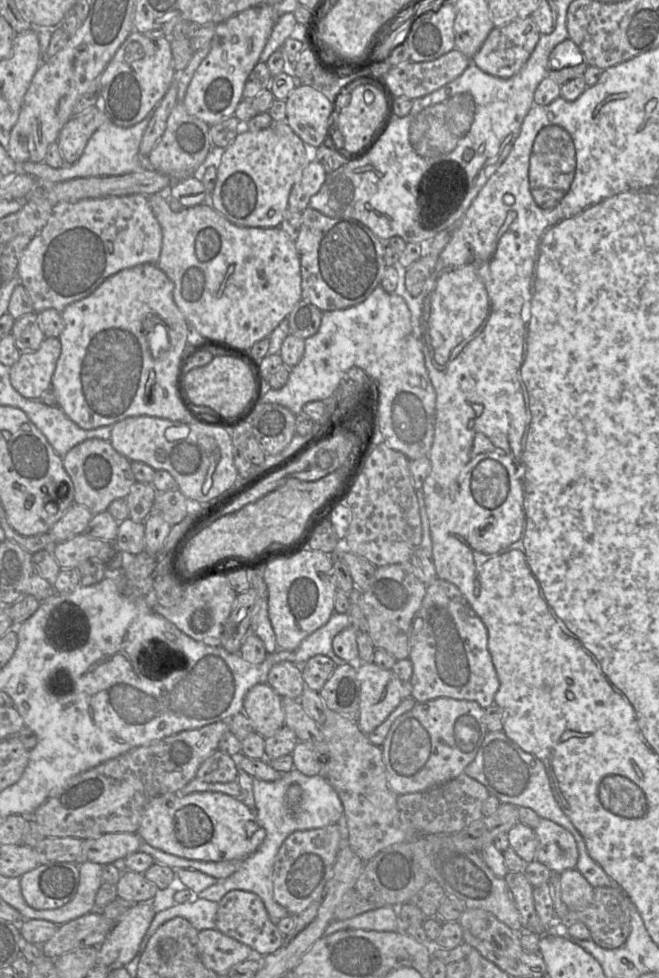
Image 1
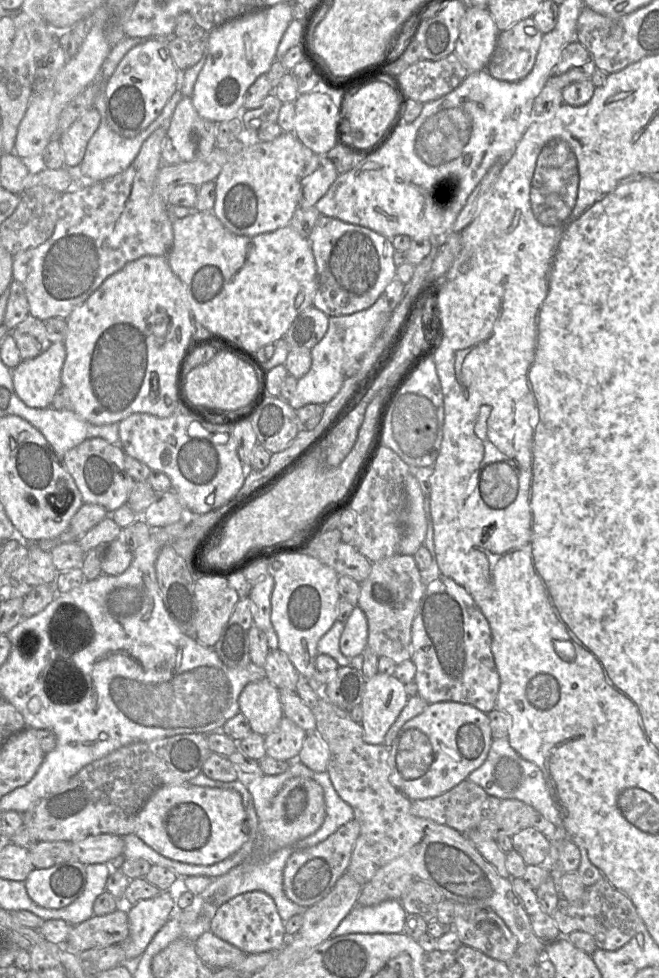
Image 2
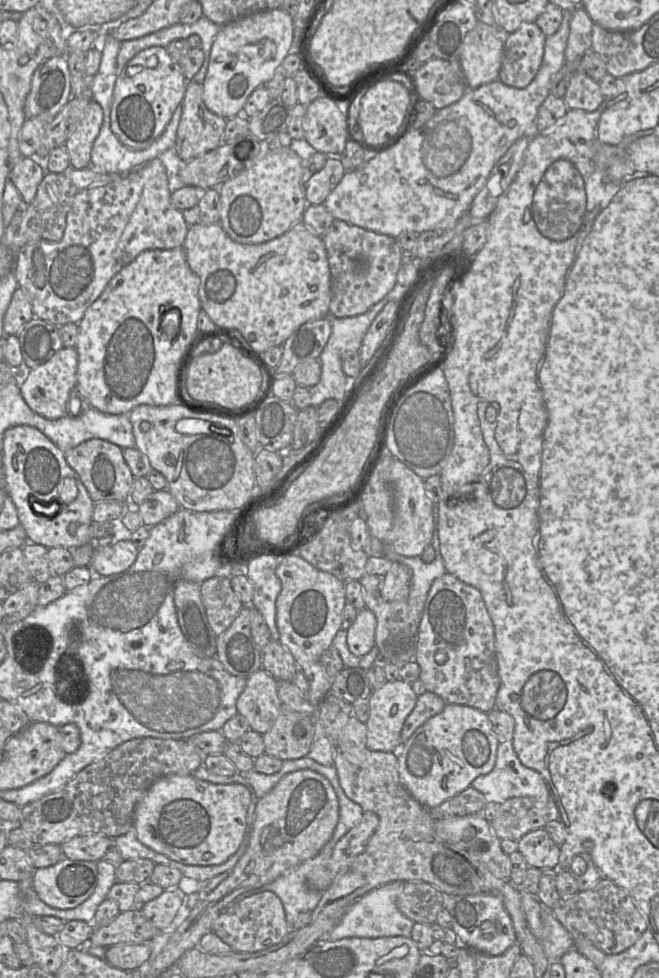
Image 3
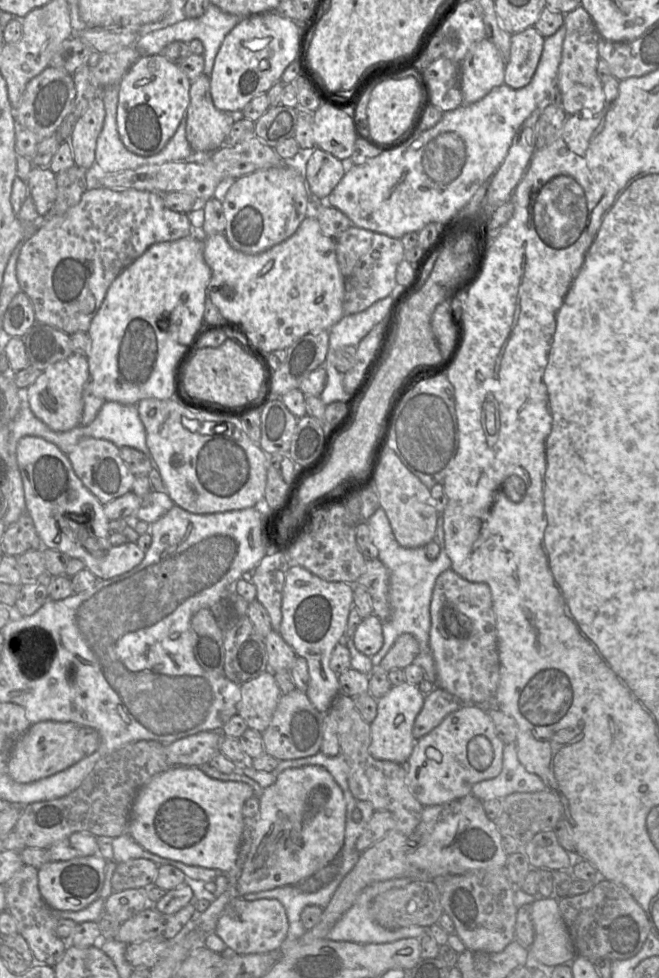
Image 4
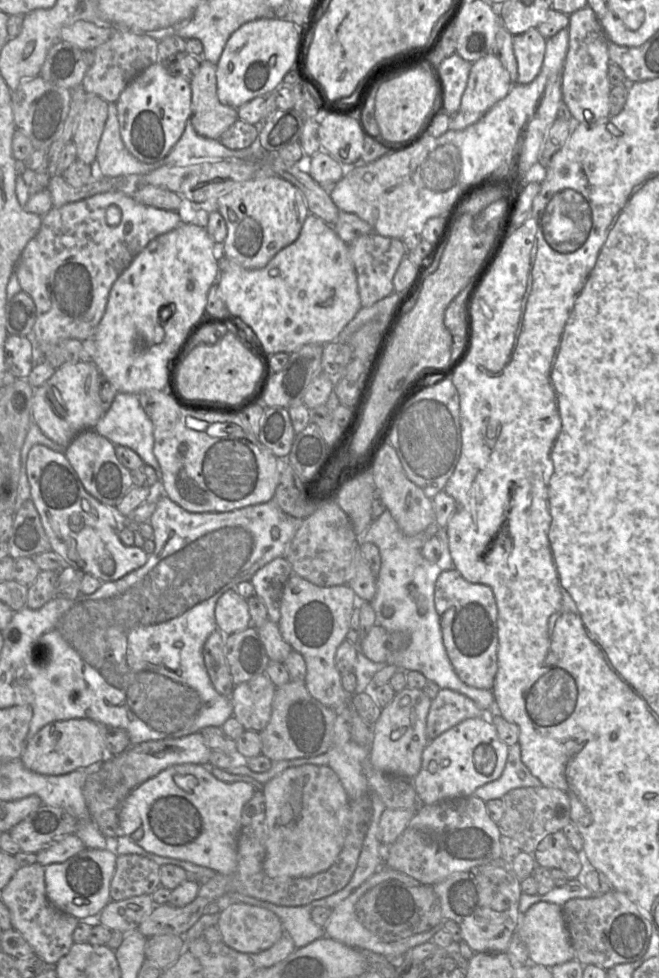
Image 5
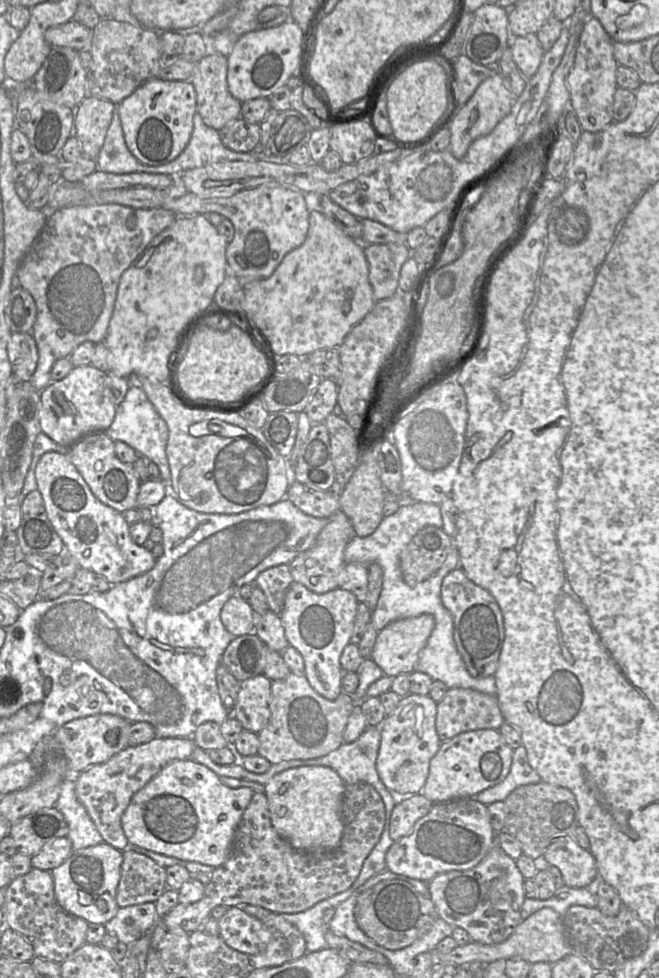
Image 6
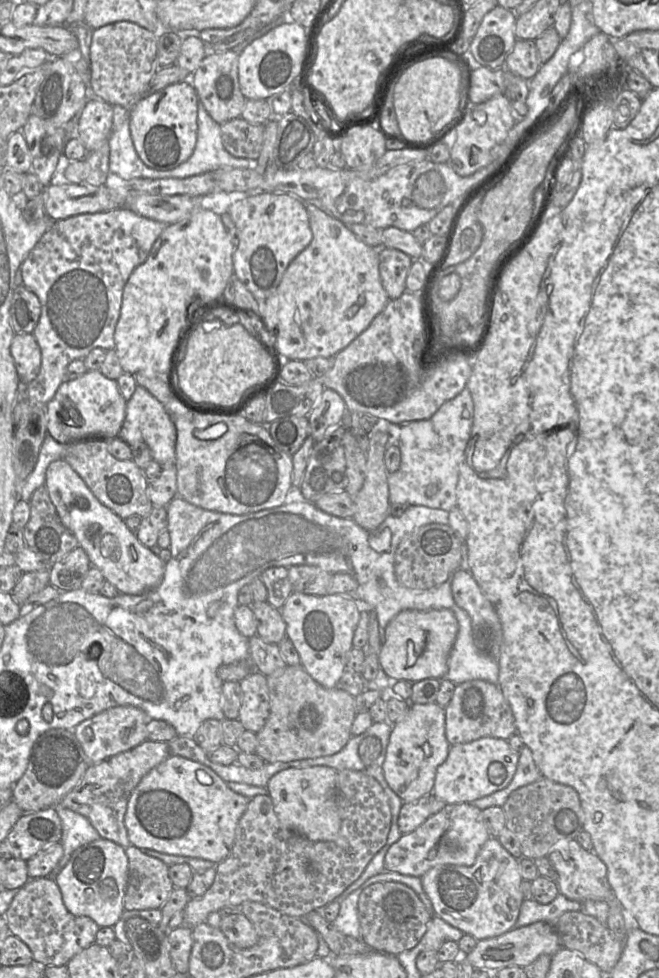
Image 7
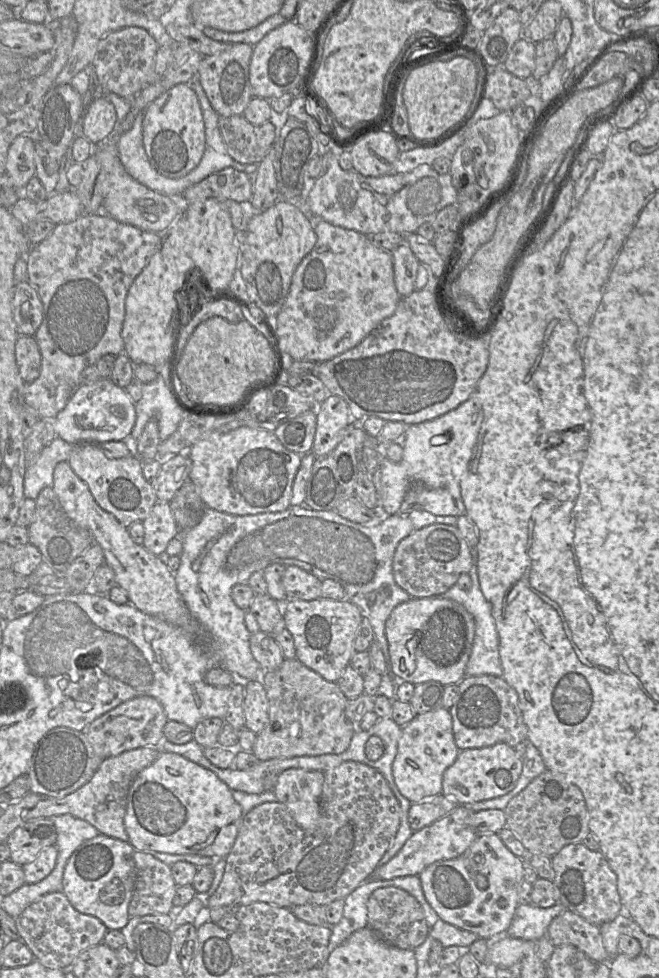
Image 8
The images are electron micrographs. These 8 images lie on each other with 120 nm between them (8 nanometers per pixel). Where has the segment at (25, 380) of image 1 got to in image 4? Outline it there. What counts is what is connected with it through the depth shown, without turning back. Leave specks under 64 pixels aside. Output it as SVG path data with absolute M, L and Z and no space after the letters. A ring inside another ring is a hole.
M73 353L48 366L26 389L31 411L50 429L57 432L68 431L80 425L83 415L83 391L88 380L89 364L86 356Z

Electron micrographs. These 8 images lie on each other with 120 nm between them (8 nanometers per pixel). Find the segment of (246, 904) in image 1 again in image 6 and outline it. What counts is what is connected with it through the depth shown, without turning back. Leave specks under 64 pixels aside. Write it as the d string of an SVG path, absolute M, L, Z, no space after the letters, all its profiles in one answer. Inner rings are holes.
M230 907L218 923L220 937L230 948L242 953L258 955L271 940L268 928L238 907Z

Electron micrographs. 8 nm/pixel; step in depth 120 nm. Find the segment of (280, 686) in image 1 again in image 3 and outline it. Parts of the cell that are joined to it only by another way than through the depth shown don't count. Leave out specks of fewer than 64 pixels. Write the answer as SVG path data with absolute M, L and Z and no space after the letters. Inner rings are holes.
M271 640L263 649L262 669L277 681L292 681L298 666L293 655L279 641Z

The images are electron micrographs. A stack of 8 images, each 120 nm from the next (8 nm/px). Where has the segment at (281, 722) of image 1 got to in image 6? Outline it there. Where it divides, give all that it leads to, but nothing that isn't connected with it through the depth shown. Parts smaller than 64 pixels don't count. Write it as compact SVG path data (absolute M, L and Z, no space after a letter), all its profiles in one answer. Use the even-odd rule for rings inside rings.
M263 674L240 682L232 716L241 723L243 730L258 734L268 724L271 683Z

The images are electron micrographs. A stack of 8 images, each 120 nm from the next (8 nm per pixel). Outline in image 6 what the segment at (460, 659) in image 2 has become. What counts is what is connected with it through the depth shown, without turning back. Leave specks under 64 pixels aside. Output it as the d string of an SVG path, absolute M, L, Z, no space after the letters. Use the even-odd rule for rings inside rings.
M456 568L442 581L441 601L453 617L454 642L468 672L475 678L494 676L504 641L502 613L495 598Z

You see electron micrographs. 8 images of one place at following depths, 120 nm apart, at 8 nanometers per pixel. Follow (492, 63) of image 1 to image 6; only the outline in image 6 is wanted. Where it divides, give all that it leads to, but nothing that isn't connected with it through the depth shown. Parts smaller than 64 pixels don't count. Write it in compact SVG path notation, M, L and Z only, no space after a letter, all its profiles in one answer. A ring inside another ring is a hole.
M537 33L523 37L512 37L511 50L513 59L522 75L526 79L531 78L540 67L545 53Z

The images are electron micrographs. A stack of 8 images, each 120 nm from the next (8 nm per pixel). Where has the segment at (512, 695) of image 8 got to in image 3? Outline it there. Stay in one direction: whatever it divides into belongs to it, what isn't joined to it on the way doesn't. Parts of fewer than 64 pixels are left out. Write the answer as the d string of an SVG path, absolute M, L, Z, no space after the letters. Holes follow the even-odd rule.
M426 691L417 697L416 705L405 719L401 730L401 741L404 743L417 728L423 725L429 718L440 713L446 706L446 702L438 695Z

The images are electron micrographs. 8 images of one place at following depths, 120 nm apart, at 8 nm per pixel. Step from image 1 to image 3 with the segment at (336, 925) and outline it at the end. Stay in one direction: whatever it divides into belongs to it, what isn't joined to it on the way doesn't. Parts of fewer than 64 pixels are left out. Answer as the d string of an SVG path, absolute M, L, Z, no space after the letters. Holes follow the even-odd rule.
M394 881L384 884L356 900L347 910L340 923L325 938L340 940L350 937L410 937L415 922L400 912L396 904L397 898L402 892L406 882L407 881Z

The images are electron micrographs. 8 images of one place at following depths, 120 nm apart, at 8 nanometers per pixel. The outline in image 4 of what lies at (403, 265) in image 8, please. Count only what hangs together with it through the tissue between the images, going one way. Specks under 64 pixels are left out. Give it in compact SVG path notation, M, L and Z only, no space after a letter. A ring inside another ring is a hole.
M352 226L334 240L345 284L344 315L362 312L398 289L396 271L405 251L400 239Z

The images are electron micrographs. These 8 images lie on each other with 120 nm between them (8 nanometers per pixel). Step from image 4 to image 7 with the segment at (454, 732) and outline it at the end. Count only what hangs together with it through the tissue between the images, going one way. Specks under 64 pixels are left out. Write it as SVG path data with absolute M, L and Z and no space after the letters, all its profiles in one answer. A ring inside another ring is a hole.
M483 737L452 745L447 759L437 768L432 794L446 804L471 803L508 786L518 759L519 753L501 738Z

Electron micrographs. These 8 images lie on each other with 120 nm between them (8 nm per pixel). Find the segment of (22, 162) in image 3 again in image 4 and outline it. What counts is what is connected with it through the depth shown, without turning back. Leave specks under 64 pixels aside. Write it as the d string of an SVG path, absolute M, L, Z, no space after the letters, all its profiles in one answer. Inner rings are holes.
M34 166L29 173L26 184L38 214L44 216L57 196L56 174L49 167Z

